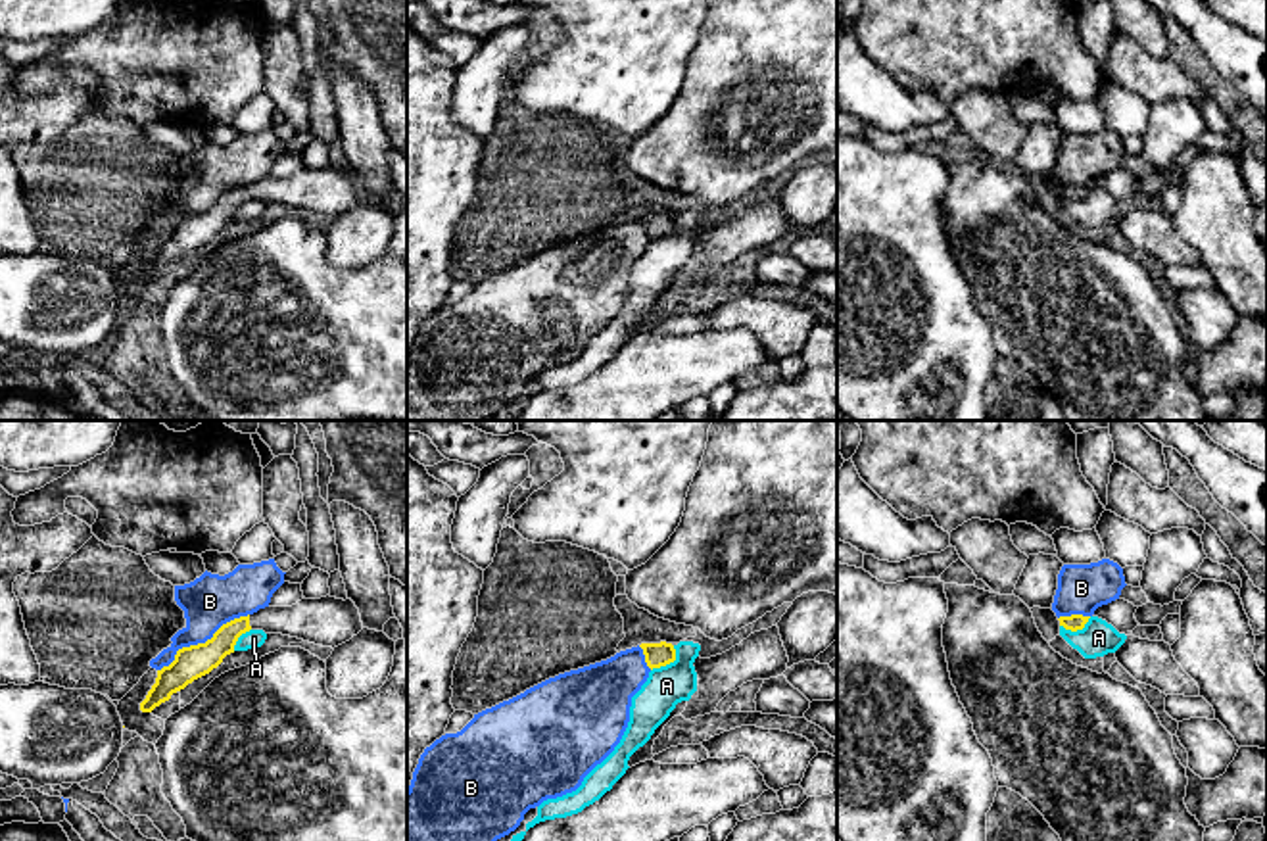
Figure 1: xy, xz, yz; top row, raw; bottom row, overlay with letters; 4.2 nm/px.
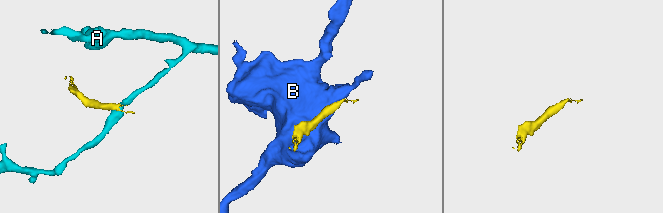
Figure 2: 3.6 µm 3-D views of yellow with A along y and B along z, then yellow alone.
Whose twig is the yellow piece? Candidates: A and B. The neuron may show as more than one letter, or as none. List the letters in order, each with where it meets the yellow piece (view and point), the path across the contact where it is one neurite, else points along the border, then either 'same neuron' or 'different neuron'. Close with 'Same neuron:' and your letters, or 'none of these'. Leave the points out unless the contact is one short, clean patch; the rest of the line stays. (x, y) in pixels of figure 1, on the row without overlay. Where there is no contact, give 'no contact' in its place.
A: xz (669, 233) | along xz (674, 216), (674, 229), (651, 240) | different neuron
B: xy (200, 214) | different neuron
Same neuron: none of these

